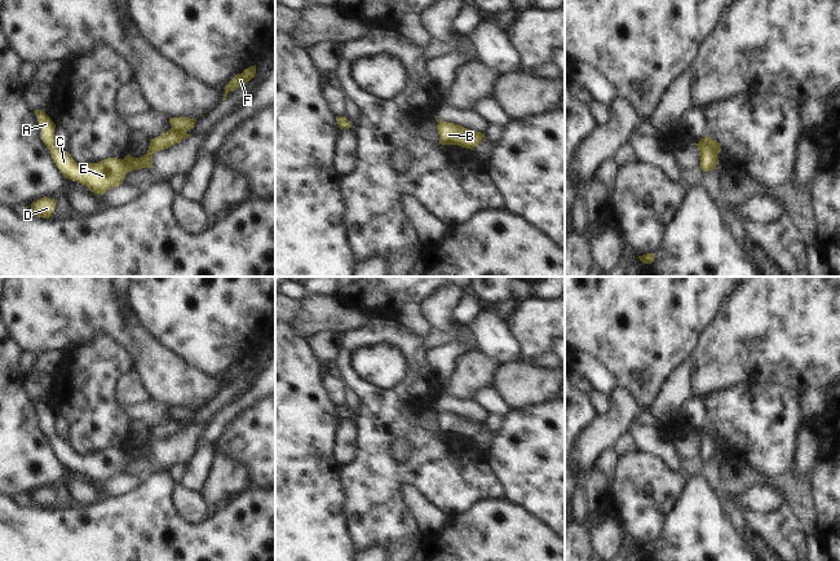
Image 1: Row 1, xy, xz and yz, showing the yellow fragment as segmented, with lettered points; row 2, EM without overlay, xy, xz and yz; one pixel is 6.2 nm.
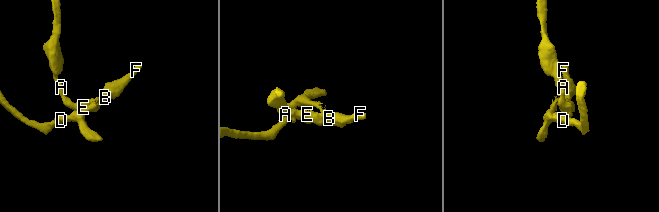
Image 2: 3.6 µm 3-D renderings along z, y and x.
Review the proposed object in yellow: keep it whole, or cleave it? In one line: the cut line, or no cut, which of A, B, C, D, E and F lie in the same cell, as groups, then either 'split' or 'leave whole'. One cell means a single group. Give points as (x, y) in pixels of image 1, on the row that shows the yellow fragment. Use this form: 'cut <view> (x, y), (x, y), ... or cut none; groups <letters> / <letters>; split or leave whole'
cut xy (147, 150), (150, 158); groups A B C E F / D; split

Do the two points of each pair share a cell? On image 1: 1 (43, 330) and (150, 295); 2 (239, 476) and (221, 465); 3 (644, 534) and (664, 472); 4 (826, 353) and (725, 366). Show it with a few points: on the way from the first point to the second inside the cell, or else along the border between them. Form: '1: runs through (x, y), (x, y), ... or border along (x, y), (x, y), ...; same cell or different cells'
1: border along (127, 299), (145, 327); different cells
2: runs through (235, 476), (231, 476), (225, 469); same cell
3: runs through (649, 518), (651, 509), (664, 497), (664, 487); same cell
4: runs through (801, 353), (750, 353); same cell

